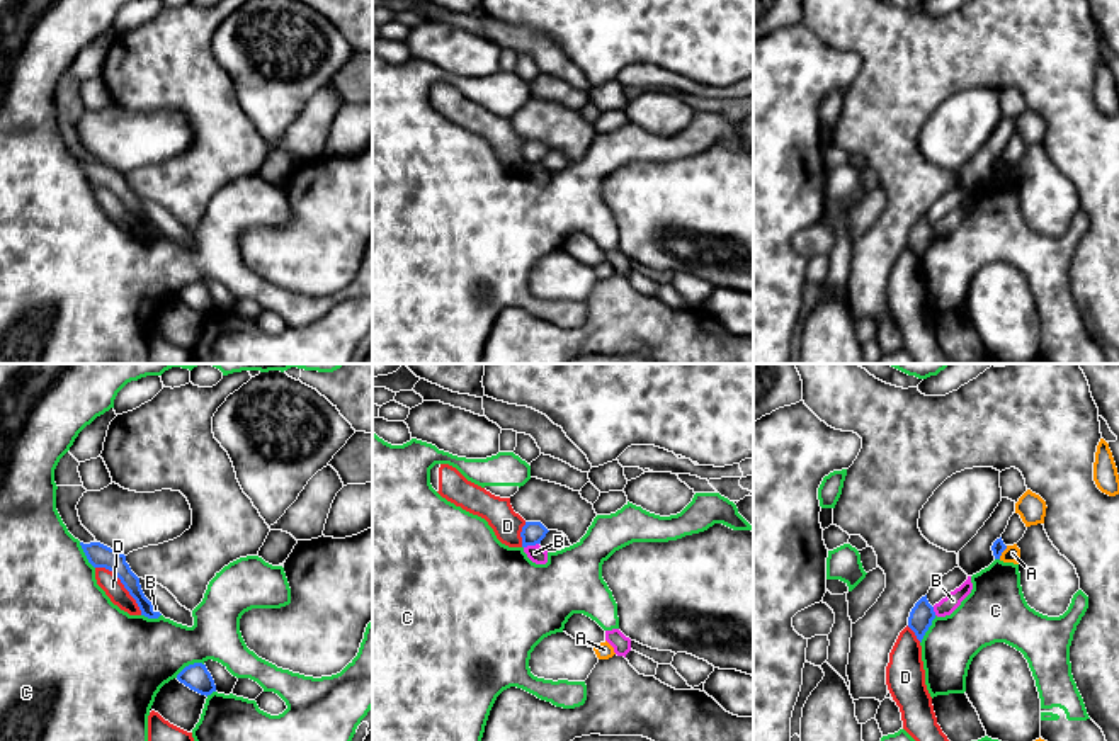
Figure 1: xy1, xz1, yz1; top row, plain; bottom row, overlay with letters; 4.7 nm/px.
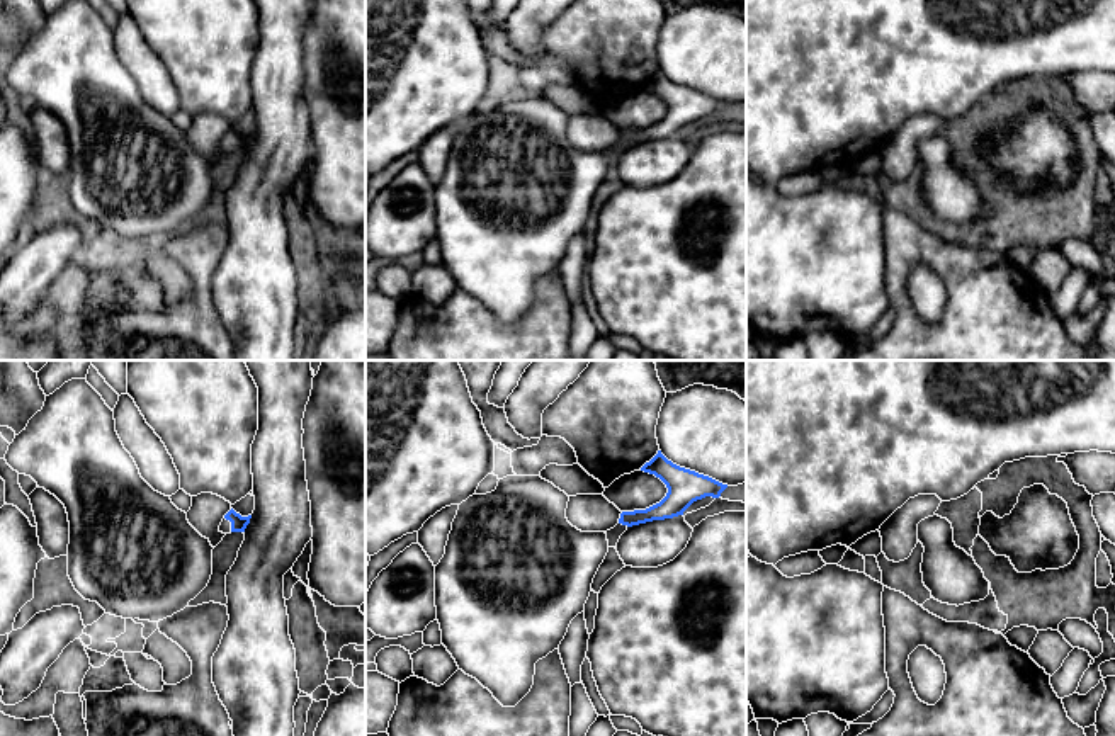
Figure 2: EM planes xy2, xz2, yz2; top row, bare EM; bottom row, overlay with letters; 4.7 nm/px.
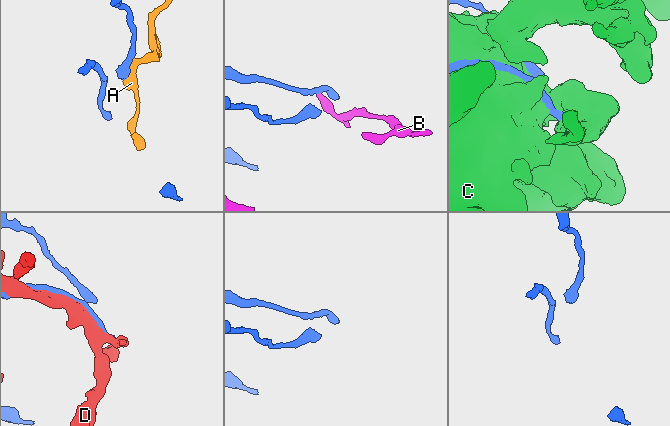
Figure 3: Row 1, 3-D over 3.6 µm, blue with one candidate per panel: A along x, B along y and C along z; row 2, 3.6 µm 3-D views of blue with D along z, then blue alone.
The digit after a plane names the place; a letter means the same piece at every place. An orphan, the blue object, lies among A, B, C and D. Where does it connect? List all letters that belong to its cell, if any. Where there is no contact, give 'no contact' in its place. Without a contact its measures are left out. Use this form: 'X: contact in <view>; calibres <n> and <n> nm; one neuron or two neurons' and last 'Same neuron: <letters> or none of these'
A: contact in yz1; calibres 60 and 80 nm; two neurons
B: contact in xz1; calibres 110 and 80 nm; two neurons
C: contact in xy1; calibres 120 and 360 nm; two neurons
D: contact in xy1; calibres 110 and 90 nm; two neurons
Same neuron: none of these

